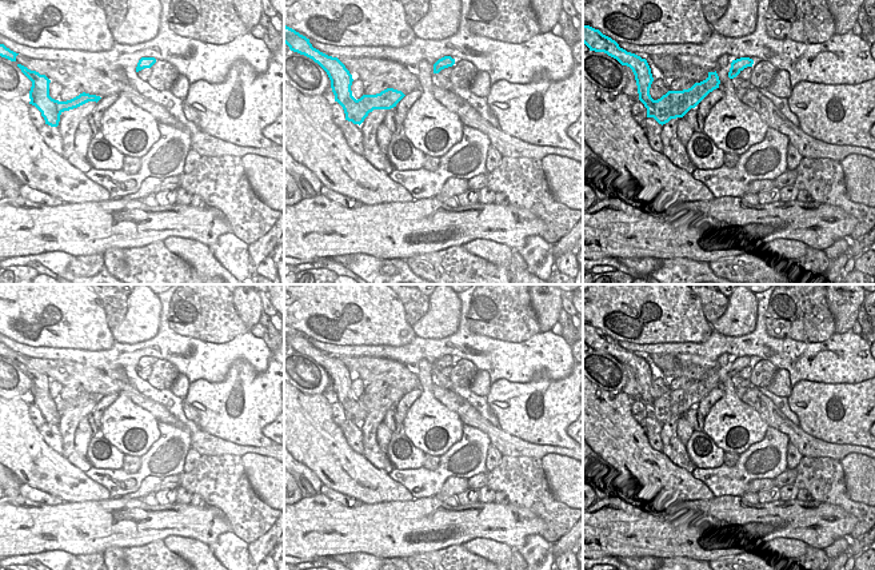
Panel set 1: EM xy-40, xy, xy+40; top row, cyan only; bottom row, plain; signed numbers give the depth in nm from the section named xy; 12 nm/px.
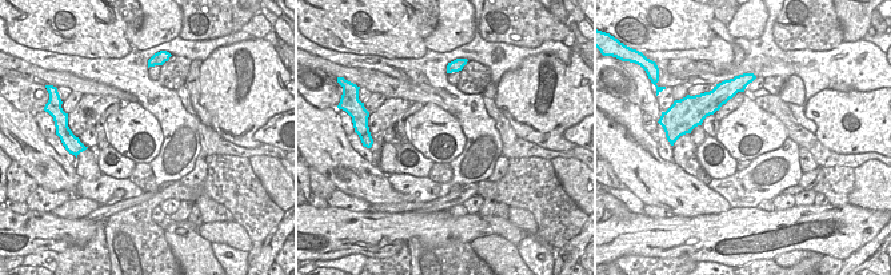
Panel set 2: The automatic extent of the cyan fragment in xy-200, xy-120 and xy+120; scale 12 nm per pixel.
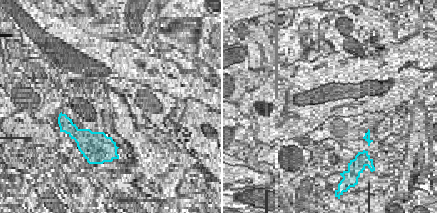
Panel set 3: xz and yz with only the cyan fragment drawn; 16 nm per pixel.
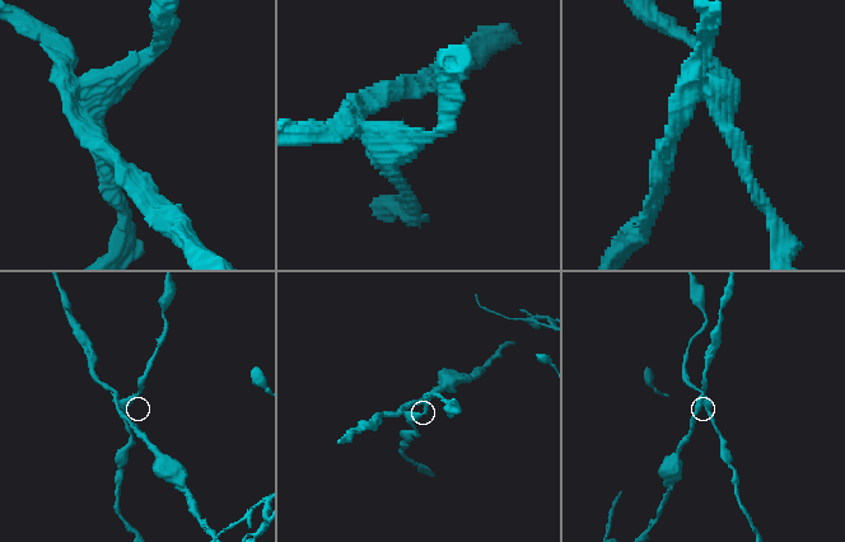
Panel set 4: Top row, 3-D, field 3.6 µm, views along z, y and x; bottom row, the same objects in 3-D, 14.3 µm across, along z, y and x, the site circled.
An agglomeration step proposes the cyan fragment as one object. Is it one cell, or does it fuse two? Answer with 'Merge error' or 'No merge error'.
Merge error

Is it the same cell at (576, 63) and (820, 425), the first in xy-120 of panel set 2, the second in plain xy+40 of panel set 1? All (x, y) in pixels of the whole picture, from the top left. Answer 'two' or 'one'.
one

